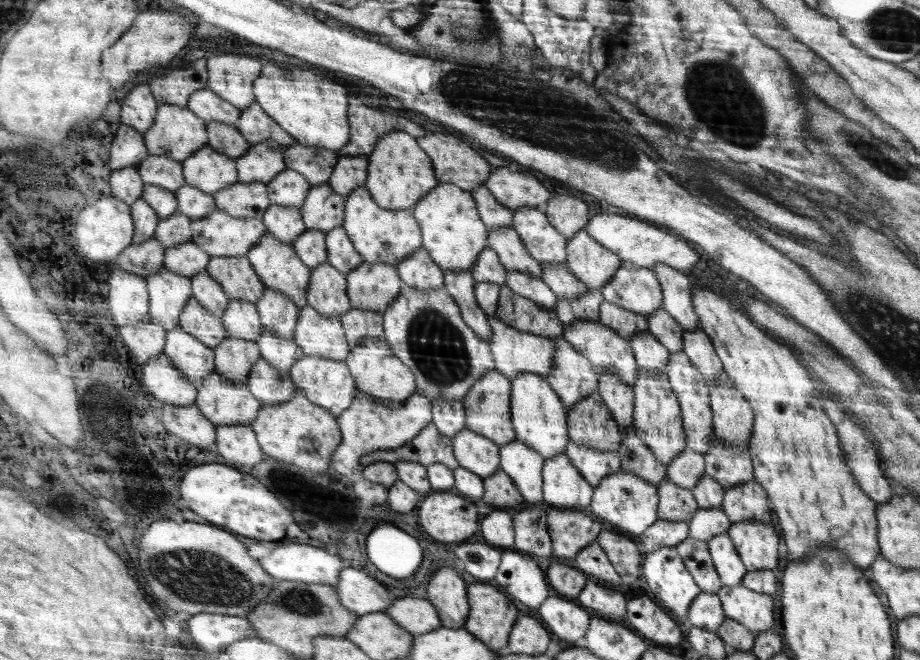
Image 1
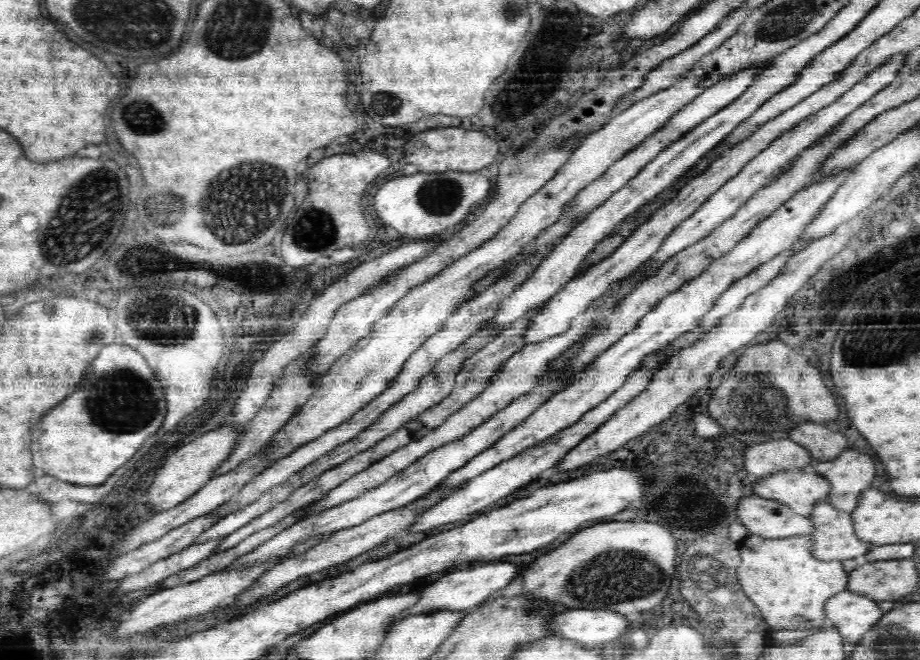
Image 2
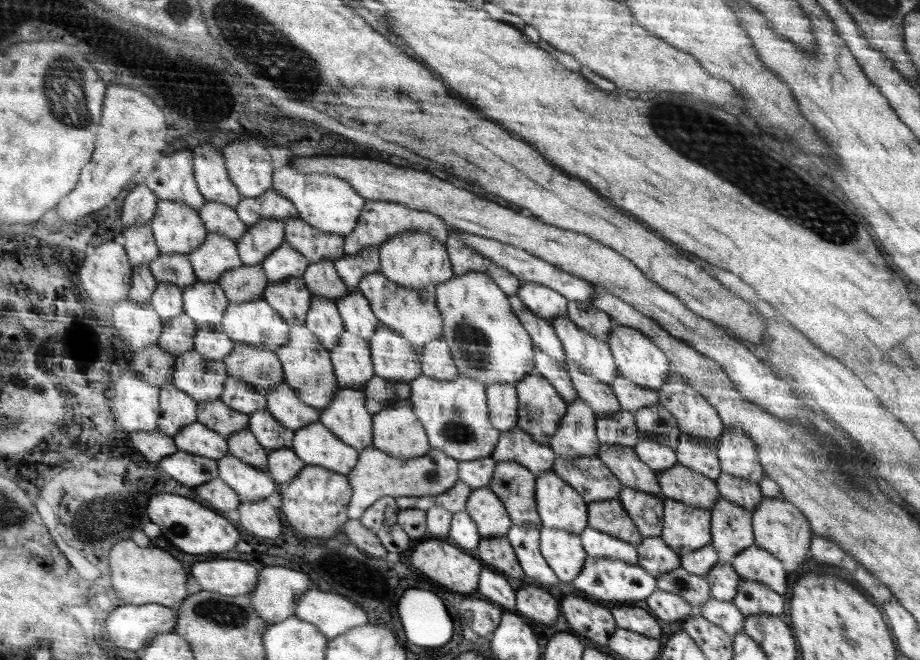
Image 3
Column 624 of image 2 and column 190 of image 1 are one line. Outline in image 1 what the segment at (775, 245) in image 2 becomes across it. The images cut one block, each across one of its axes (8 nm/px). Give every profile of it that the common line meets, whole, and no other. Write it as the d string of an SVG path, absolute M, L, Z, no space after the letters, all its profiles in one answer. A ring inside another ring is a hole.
M183 327L169 331L165 352L198 388L217 370L217 352Z

